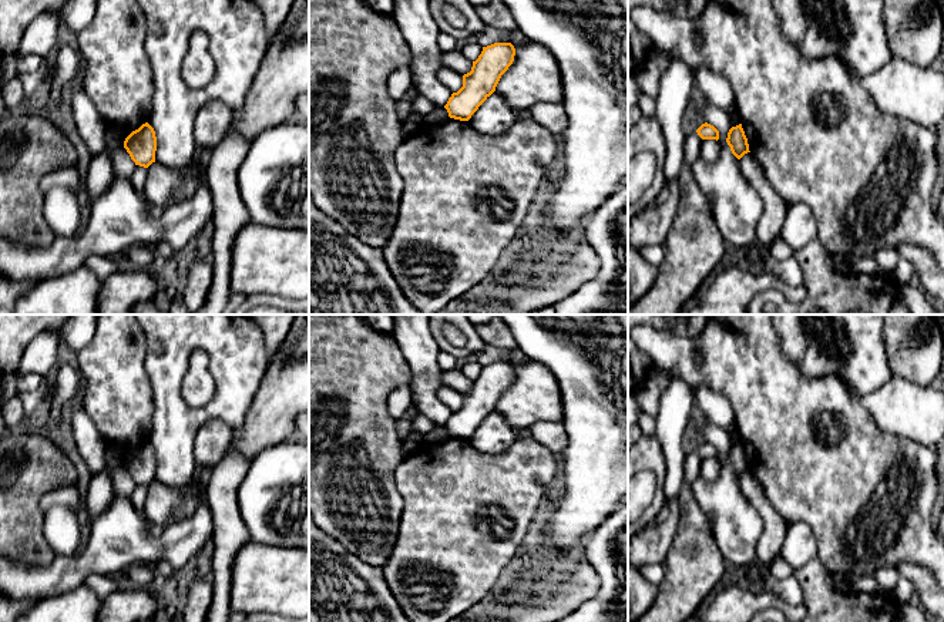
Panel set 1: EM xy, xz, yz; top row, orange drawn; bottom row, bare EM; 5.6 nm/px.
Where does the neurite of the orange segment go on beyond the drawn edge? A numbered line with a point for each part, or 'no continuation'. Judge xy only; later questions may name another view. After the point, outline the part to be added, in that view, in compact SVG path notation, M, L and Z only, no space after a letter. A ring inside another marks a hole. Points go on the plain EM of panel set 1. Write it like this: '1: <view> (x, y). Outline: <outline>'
no continuation

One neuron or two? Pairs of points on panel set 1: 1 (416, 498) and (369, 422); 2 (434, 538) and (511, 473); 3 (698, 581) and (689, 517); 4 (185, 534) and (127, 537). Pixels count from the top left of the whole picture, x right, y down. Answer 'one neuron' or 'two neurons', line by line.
1: two neurons
2: one neuron
3: one neuron
4: one neuron

